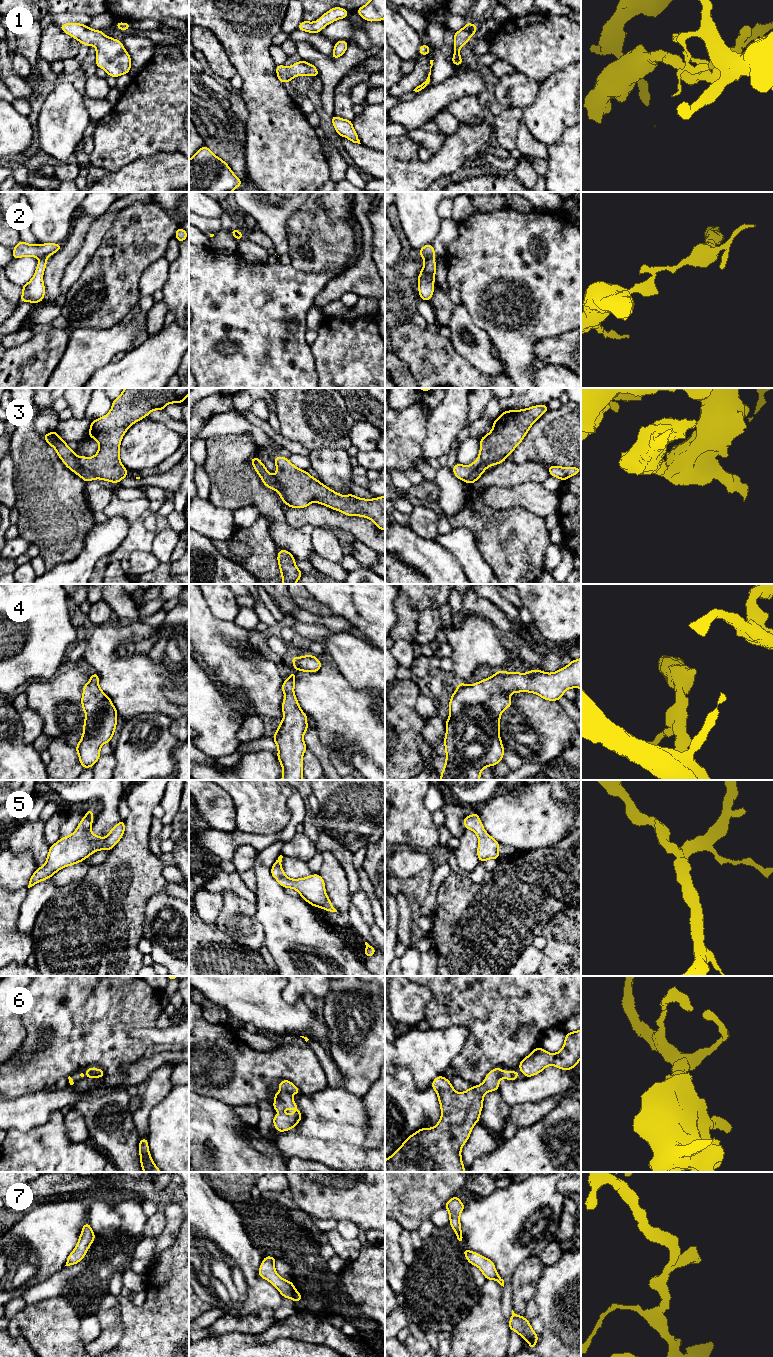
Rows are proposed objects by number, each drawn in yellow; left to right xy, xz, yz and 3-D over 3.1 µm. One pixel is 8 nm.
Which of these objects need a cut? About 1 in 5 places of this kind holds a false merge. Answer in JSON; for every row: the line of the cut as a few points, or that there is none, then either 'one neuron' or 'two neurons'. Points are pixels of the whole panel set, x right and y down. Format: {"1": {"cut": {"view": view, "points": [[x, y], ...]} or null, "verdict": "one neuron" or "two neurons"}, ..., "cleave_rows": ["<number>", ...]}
{"1": {"cut": null, "verdict": "one neuron"}, "2": {"cut": {"view": "yz", "points": [[433, 257], [424, 259]]}, "verdict": "two neurons"}, "3": {"cut": null, "verdict": "one neuron"}, "4": {"cut": null, "verdict": "one neuron"}, "5": {"cut": null, "verdict": "one neuron"}, "6": {"cut": null, "verdict": "one neuron"}, "7": {"cut": null, "verdict": "one neuron"}, "cleave_rows": ["2"]}

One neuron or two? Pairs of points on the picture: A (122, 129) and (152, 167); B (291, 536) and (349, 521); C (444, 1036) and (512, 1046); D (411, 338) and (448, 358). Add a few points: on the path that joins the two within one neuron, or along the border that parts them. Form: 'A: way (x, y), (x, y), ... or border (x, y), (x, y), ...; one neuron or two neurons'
A: border (168, 152), (140, 157), (123, 167); two neurons
B: border (290, 525), (293, 527), (312, 525), (314, 527); two neurons
C: border (466, 1026), (468, 1037), (462, 1050), (453, 1059); two neurons
D: way (420, 347), (431, 358), (439, 358); one neuron

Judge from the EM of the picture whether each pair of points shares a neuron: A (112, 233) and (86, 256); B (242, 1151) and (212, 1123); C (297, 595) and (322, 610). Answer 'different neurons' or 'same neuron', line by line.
A: different neurons
B: same neuron
C: same neuron

